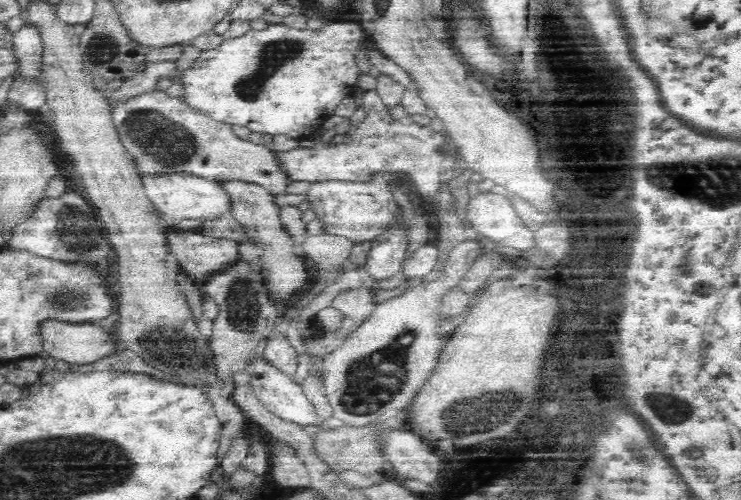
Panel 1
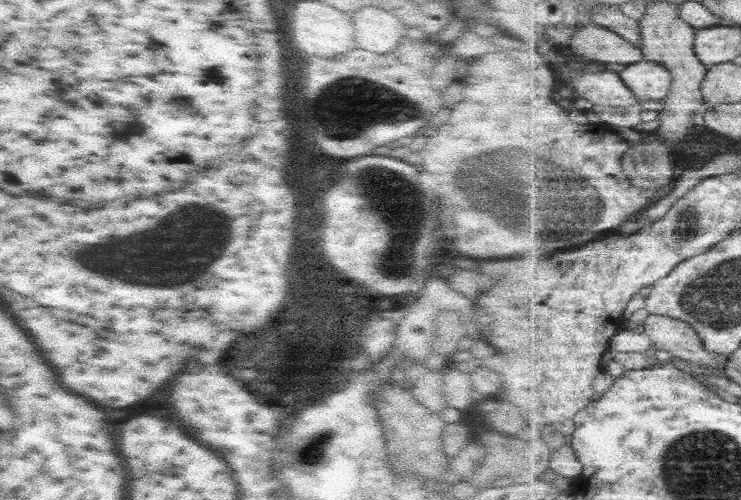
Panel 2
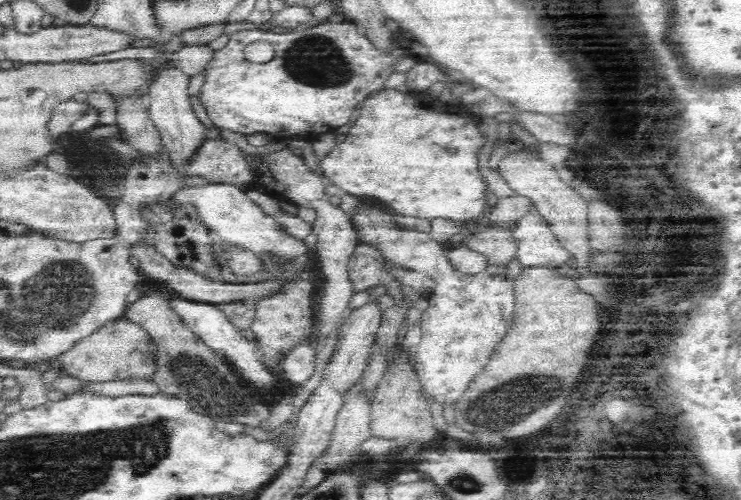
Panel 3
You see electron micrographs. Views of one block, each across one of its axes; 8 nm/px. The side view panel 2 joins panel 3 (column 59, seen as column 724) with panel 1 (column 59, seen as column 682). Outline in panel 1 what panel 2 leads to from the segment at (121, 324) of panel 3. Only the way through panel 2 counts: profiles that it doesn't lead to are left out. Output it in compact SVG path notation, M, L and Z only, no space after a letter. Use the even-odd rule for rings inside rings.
M45 321L39 329L39 337L43 350L56 360L64 360L70 365L93 364L118 348L112 337L114 331L108 334L97 323Z

